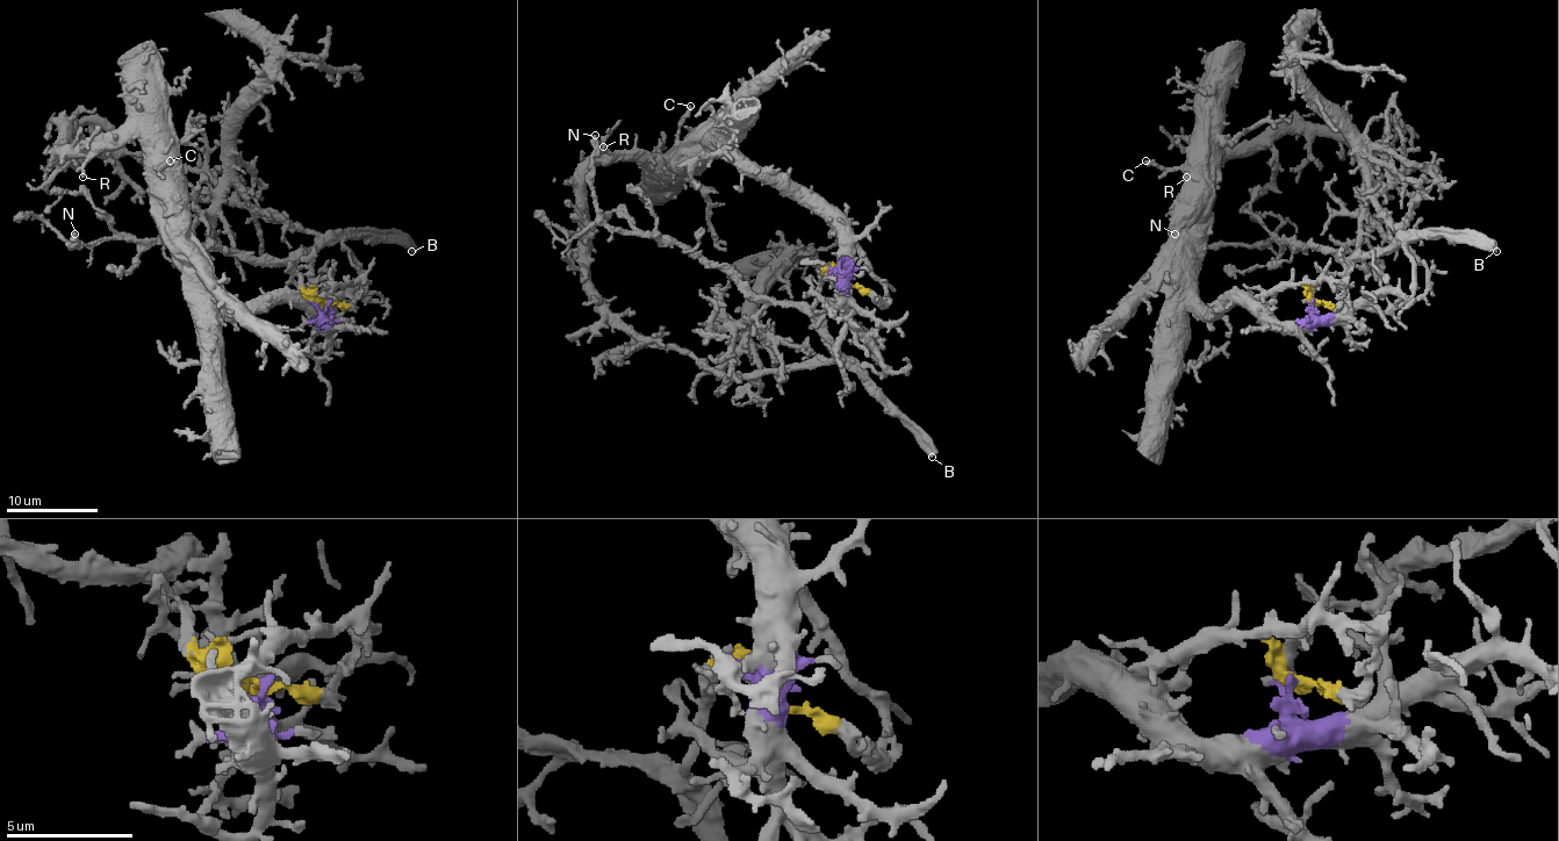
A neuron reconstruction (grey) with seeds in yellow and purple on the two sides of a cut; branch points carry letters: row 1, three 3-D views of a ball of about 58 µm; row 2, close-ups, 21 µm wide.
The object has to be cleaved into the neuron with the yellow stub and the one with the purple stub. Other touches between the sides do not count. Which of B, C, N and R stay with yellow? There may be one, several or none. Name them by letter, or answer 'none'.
B, N

